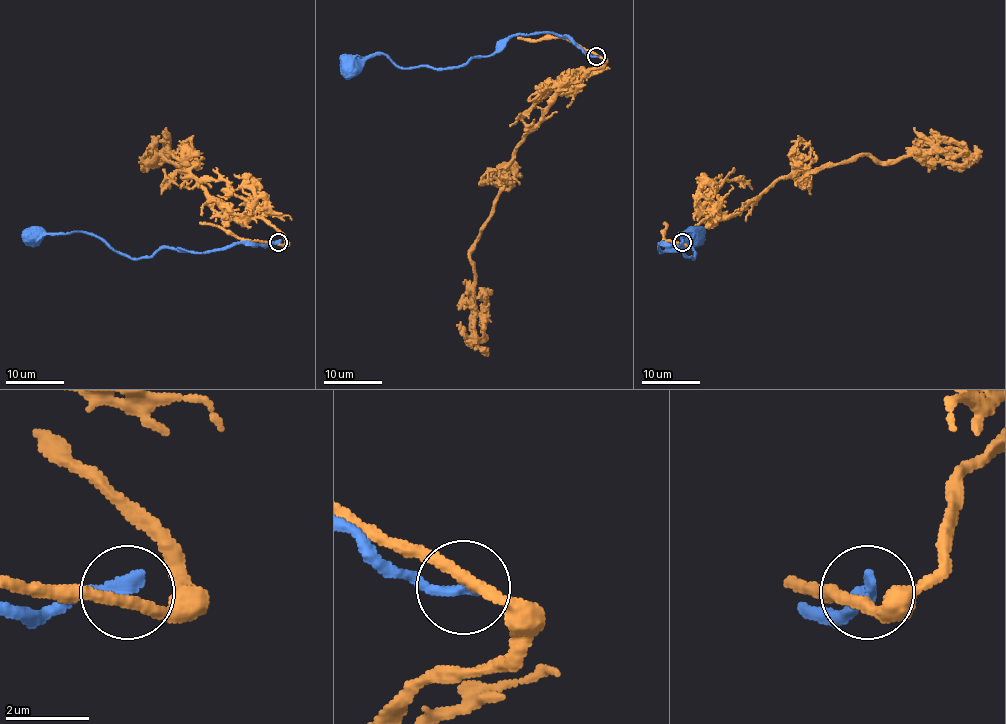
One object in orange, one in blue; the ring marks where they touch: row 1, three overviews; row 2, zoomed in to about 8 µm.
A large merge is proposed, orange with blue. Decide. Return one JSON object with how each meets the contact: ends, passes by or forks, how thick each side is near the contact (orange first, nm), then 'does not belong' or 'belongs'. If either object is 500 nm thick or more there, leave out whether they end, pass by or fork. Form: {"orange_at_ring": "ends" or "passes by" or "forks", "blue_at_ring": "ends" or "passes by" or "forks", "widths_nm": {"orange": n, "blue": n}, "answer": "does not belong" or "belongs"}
{"orange_at_ring": "passes by", "blue_at_ring": "ends", "widths_nm": {"orange": 280, "blue": 360}, "answer": "does not belong"}

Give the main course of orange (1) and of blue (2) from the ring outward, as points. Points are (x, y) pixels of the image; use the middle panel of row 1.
1: (597, 56), (601, 67), (569, 81), (512, 154), (493, 214), (470, 255), (476, 338), (483, 335), (483, 287)
2: (597, 56), (553, 33), (514, 35), (490, 55), (457, 67), (403, 68), (372, 54), (350, 59), (347, 68)

